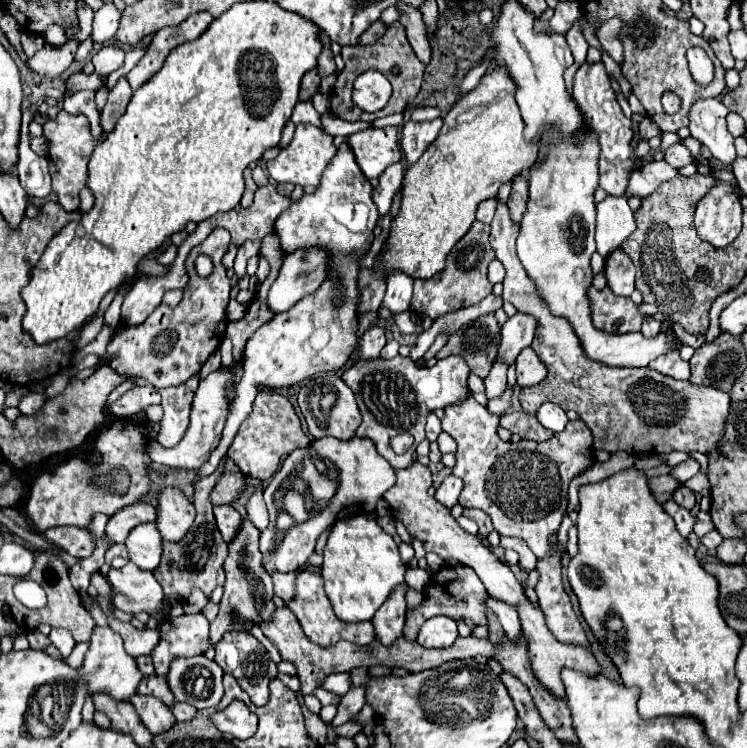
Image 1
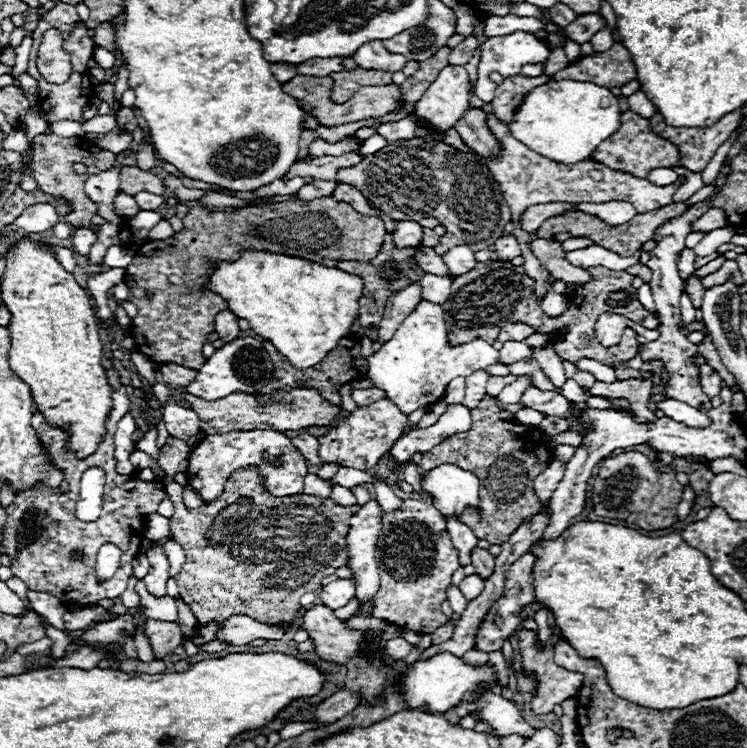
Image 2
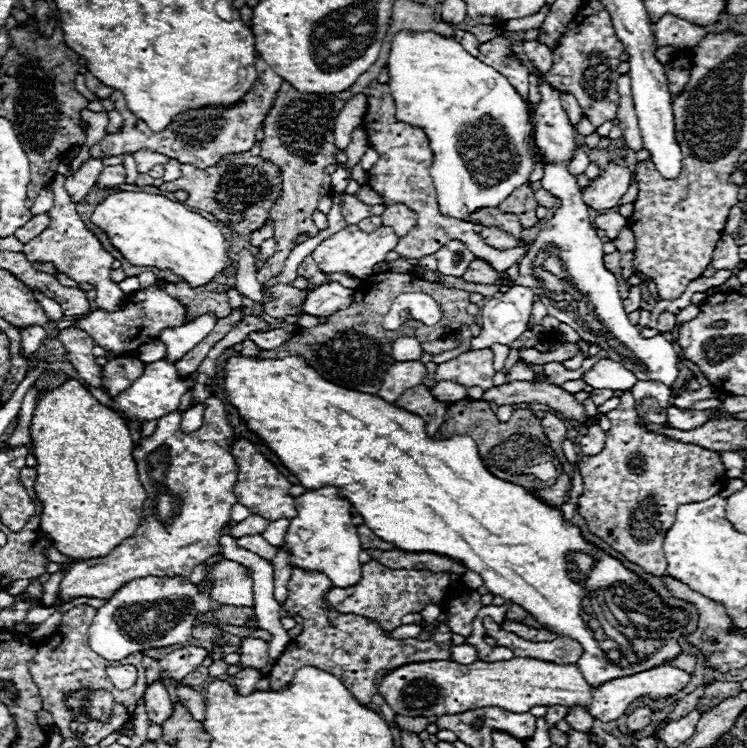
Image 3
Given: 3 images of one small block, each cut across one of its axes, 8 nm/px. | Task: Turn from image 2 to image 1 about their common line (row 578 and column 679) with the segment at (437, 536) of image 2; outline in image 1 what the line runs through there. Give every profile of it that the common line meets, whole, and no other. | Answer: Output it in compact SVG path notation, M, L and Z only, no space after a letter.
M500 200L490 228L490 244L496 258L506 268L502 298L512 302L520 312L532 314L538 320L532 348L548 368L548 376L540 384L520 390L520 404L524 412L536 414L546 400L566 406L568 410L574 410L592 430L594 450L608 450L610 454L618 450L632 456L672 450L710 452L716 446L730 408L730 396L726 392L712 386L696 386L688 380L674 380L650 368L612 368L600 364L598 360L588 360L580 348L580 338L572 332L572 324L548 312L548 304L540 300L536 284L532 284L530 276L524 272L524 266L516 256L518 224L512 222L508 206Z

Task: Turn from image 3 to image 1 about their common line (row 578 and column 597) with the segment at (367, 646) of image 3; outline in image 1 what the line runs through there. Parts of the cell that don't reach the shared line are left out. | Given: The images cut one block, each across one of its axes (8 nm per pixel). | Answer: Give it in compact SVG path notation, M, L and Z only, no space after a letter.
M608 286L604 290L588 288L588 300L592 308L592 324L604 332L622 334L626 328L638 328L638 306L630 298L616 296Z

